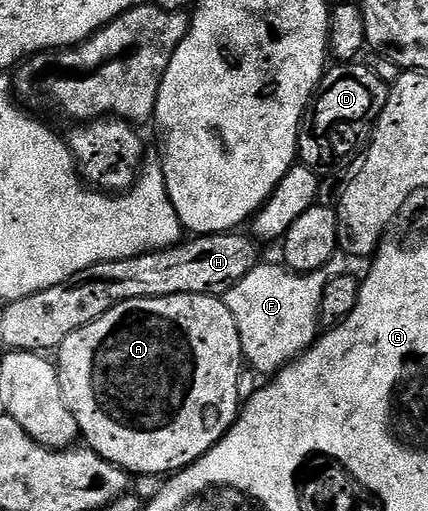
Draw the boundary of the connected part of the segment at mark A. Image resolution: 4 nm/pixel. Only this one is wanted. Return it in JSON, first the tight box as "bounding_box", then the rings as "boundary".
{"bounding_box":[55,293,243,475],"boundary":[[[184,293],[183,295],[167,295],[166,297],[131,299],[119,303],[115,307],[111,307],[111,311],[107,311],[99,319],[87,323],[87,327],[75,331],[75,335],[67,335],[61,348],[56,350],[55,364],[59,387],[63,391],[63,399],[71,411],[71,415],[75,415],[75,423],[83,441],[85,437],[84,444],[93,452],[98,453],[104,461],[118,465],[130,475],[172,475],[179,469],[186,469],[188,465],[198,461],[204,453],[211,451],[211,447],[215,447],[221,442],[222,437],[236,423],[237,414],[243,405],[243,396],[241,397],[243,358],[239,343],[239,327],[235,327],[235,319],[220,297]]]}

